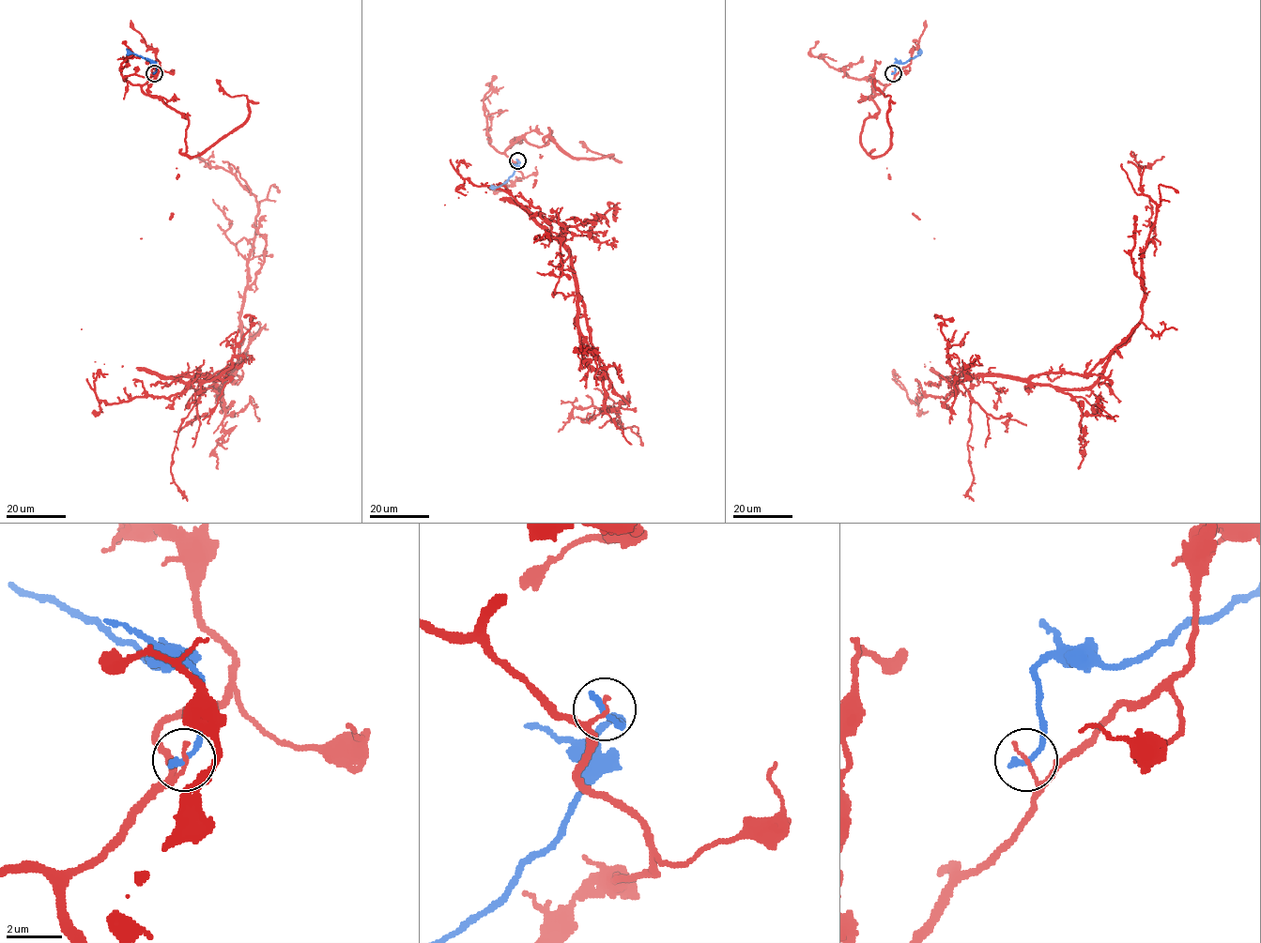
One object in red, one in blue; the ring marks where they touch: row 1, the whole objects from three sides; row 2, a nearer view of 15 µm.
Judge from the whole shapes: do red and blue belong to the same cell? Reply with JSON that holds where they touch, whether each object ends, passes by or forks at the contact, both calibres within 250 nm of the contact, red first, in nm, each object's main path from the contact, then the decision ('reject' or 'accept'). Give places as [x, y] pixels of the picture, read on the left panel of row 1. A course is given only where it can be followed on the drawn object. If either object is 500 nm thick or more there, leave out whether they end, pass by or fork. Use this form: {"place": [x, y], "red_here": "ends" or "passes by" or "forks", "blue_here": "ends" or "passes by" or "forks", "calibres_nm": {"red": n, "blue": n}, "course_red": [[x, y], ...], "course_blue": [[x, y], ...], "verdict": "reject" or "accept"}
{"place": [154, 73], "red_here": "ends", "blue_here": "ends", "calibres_nm": {"red": 150, "blue": 260}, "course_red": [[154, 73], [253, 324], [219, 375], [170, 377], [218, 388], [258, 203], [194, 157]], "course_blue": [[154, 73], [154, 62], [126, 49]], "verdict": "reject"}

